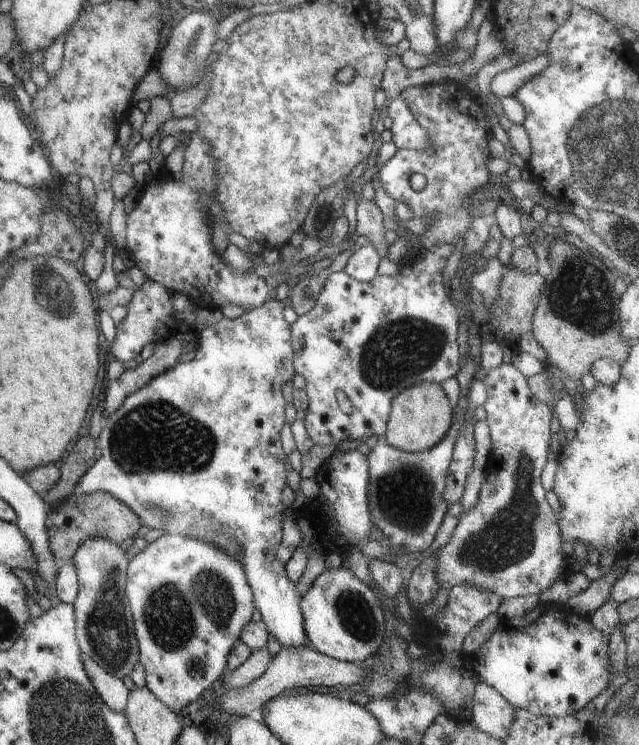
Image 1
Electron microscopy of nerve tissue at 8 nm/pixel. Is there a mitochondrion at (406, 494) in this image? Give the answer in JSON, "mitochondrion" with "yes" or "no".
{"mitochondrion":"yes"}

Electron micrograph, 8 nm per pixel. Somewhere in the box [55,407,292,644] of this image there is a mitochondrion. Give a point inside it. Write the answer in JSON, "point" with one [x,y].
{"point":[235,542]}

